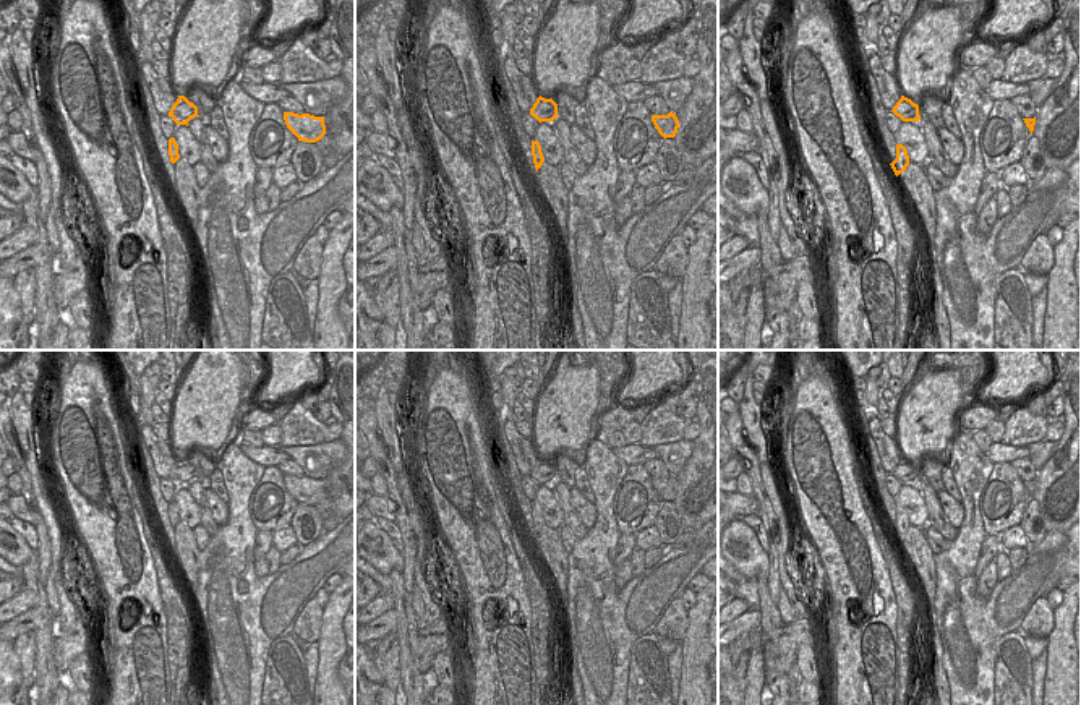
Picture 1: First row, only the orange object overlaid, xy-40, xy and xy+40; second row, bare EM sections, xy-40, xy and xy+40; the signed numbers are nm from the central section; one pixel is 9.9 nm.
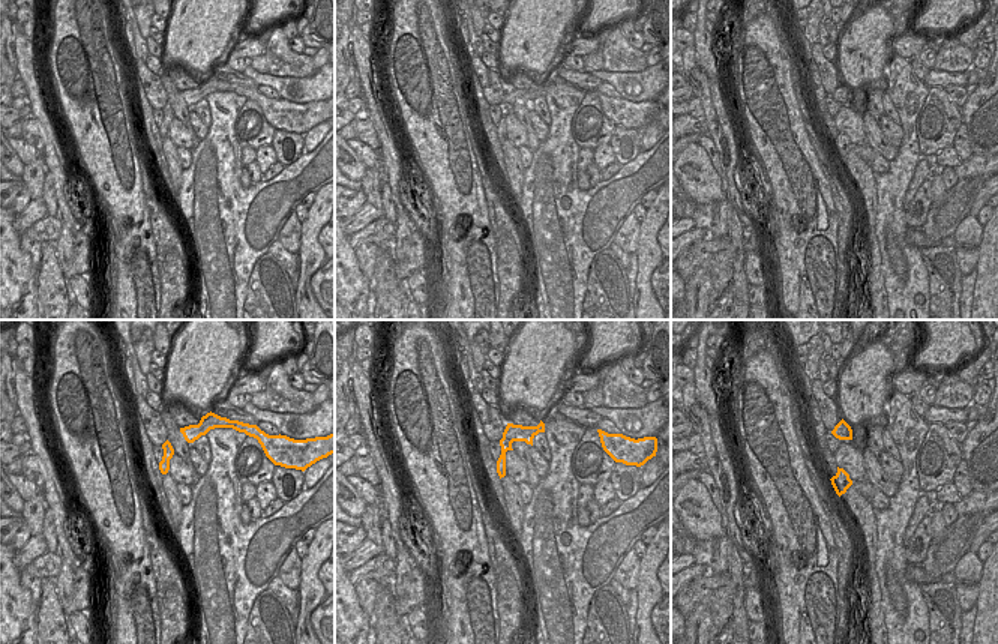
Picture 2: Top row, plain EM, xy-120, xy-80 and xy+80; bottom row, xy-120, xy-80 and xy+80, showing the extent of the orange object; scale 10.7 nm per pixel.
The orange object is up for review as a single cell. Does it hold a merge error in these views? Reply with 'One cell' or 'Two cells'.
Two cells.

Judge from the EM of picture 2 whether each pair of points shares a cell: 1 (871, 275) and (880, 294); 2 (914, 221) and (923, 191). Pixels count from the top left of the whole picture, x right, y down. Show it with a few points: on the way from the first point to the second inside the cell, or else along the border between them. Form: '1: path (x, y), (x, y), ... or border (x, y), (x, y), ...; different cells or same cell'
1: path (875, 279), (877, 290); same cell
2: path (917, 213), (923, 198); same cell

